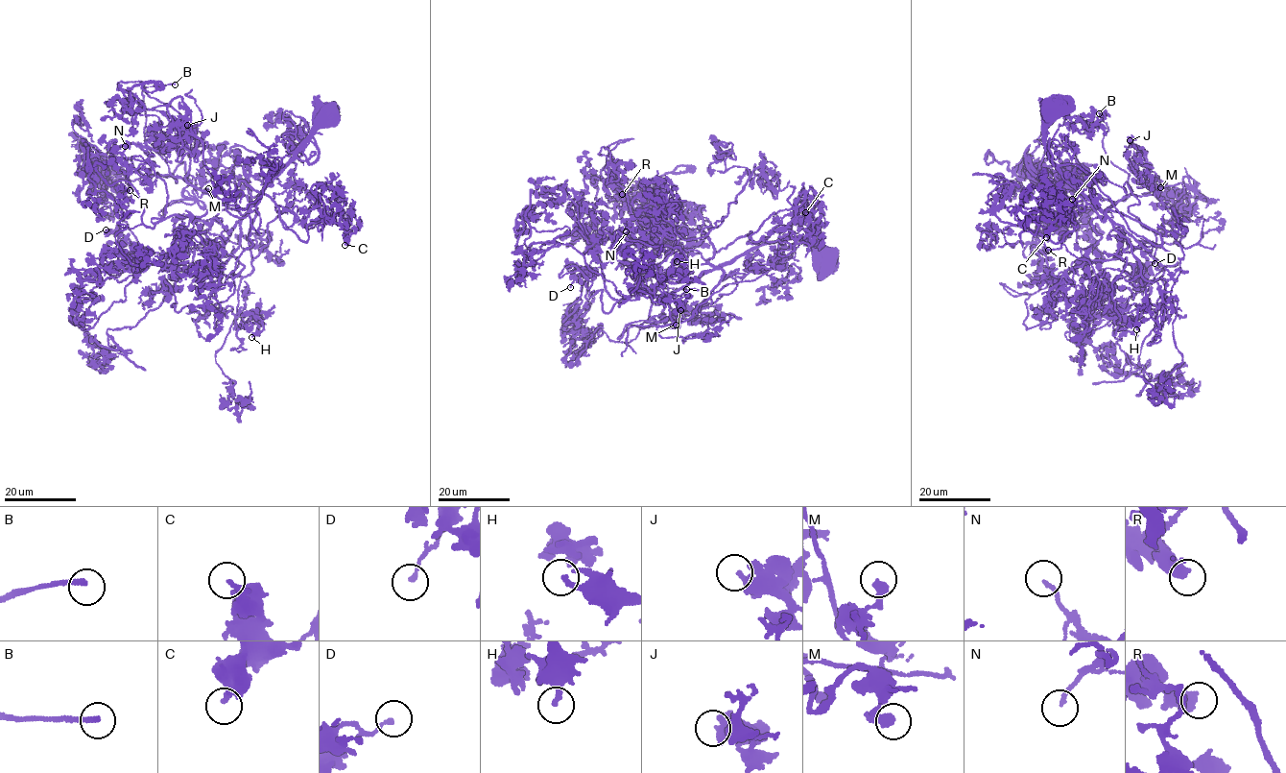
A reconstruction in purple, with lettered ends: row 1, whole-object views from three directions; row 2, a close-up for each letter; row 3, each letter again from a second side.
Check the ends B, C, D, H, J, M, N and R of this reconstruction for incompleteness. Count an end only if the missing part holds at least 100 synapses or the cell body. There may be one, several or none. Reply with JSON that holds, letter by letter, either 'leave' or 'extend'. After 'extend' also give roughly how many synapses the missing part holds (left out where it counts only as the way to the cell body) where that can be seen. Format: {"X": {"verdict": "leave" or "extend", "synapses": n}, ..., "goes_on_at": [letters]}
{"B": {"verdict": "extend", "synapses": 350}, "C": {"verdict": "leave"}, "D": {"verdict": "leave"}, "H": {"verdict": "leave"}, "J": {"verdict": "leave"}, "M": {"verdict": "extend", "synapses": 130}, "N": {"verdict": "leave"}, "R": {"verdict": "leave"}, "goes_on_at": ["B", "M"]}

